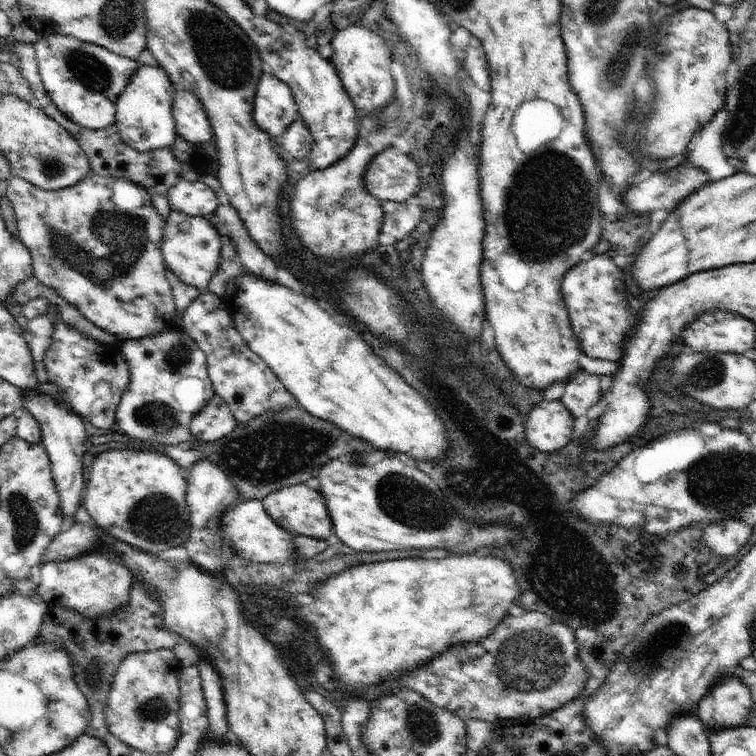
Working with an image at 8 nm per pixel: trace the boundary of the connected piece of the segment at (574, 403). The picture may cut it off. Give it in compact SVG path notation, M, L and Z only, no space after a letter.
M581 369L574 372L574 376L567 381L560 401L572 412L574 418L580 418L586 416L600 396L602 396L600 375L594 376Z

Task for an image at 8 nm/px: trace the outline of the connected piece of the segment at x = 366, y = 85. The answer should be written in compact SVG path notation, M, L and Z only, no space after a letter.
M350 25L339 29L330 44L333 48L331 62L359 115L372 114L394 100L396 82L390 70L394 49L386 44L382 36L370 32L366 27Z

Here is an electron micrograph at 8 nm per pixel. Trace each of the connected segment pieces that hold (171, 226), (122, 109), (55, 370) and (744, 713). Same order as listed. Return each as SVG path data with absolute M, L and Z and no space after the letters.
M171 210L165 220L161 252L165 266L184 284L197 289L206 289L209 280L220 266L222 238L219 230L203 216L188 216L184 212Z
M142 65L133 73L116 103L115 124L120 138L138 152L169 147L176 140L172 106L176 90L164 68Z
M59 316L44 362L48 381L56 384L62 392L58 402L64 408L75 410L81 419L88 420L93 427L108 430L116 426L116 409L130 380L130 369L119 342L100 344L64 324Z
M728 676L722 684L716 684L710 694L698 704L698 717L707 730L742 726L750 718L752 698L750 689L740 676Z

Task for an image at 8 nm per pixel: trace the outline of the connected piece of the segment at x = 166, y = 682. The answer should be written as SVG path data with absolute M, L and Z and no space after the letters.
M158 648L148 652L134 652L126 656L118 667L104 709L108 730L131 749L164 754L174 750L180 736L180 660L174 650Z

